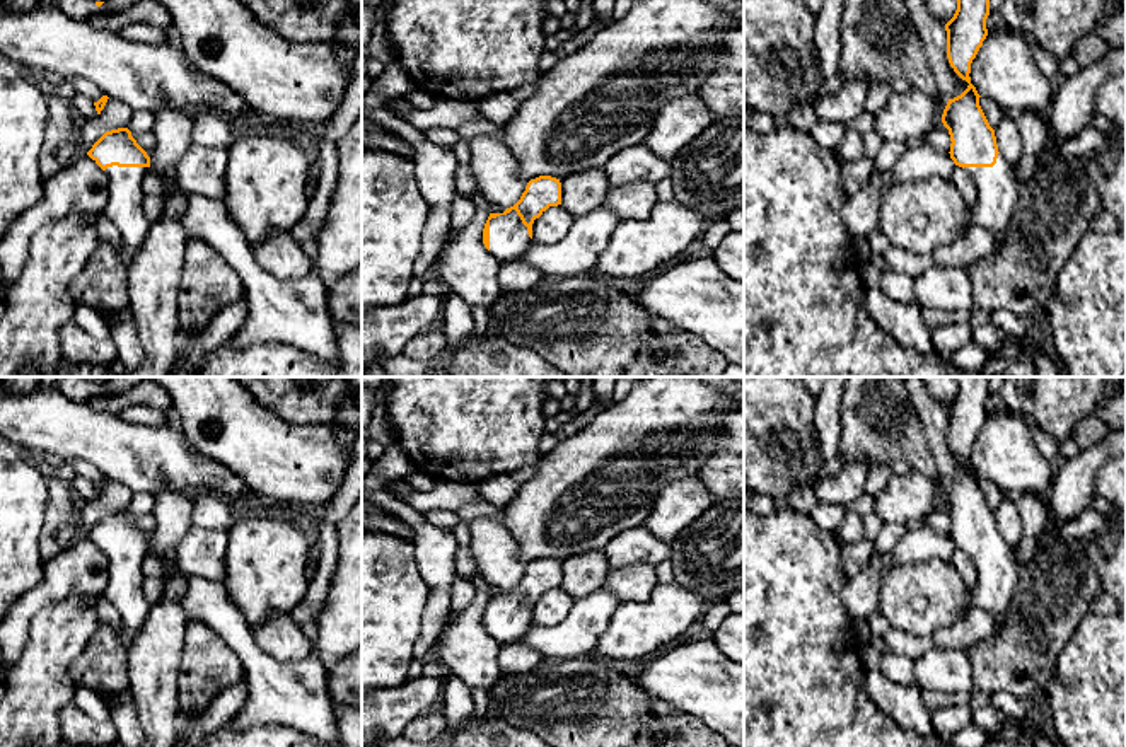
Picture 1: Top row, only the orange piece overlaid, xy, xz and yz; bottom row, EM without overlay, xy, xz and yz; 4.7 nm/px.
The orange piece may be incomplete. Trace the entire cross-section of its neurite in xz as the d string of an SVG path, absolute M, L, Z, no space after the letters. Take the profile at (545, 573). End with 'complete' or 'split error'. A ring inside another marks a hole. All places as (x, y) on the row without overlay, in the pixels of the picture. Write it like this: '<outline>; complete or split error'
M551 558L531 561L520 582L503 595L490 595L483 626L498 645L522 640L532 622L532 605L549 588L561 587L561 565Z; split error

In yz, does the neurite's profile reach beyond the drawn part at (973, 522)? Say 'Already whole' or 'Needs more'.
Needs more

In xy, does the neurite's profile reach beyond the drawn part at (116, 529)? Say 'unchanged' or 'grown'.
grown

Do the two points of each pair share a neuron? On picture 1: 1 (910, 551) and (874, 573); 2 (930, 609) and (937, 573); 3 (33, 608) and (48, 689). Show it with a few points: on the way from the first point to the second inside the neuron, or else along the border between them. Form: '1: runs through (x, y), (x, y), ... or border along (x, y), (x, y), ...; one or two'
1: runs through (901, 553), (882, 565); one
2: runs through (930, 601), (937, 582); one
3: border along (70, 596), (31, 619), (21, 652); two

